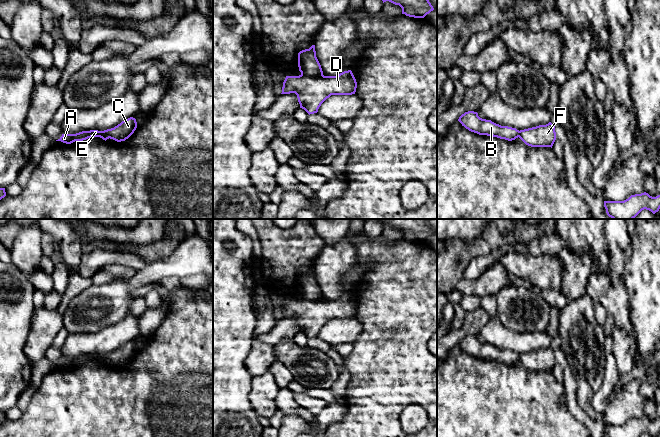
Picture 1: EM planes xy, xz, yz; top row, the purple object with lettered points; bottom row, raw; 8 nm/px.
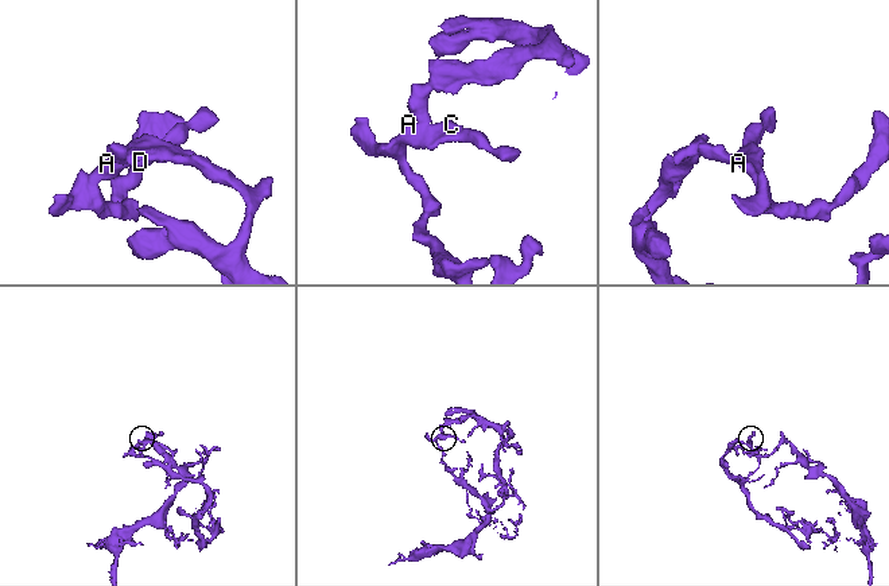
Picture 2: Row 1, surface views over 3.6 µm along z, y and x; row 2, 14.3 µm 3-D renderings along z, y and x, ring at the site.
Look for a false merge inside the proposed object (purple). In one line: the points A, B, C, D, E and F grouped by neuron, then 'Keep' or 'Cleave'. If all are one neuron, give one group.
Groups: A C D E F / B. Cleave

